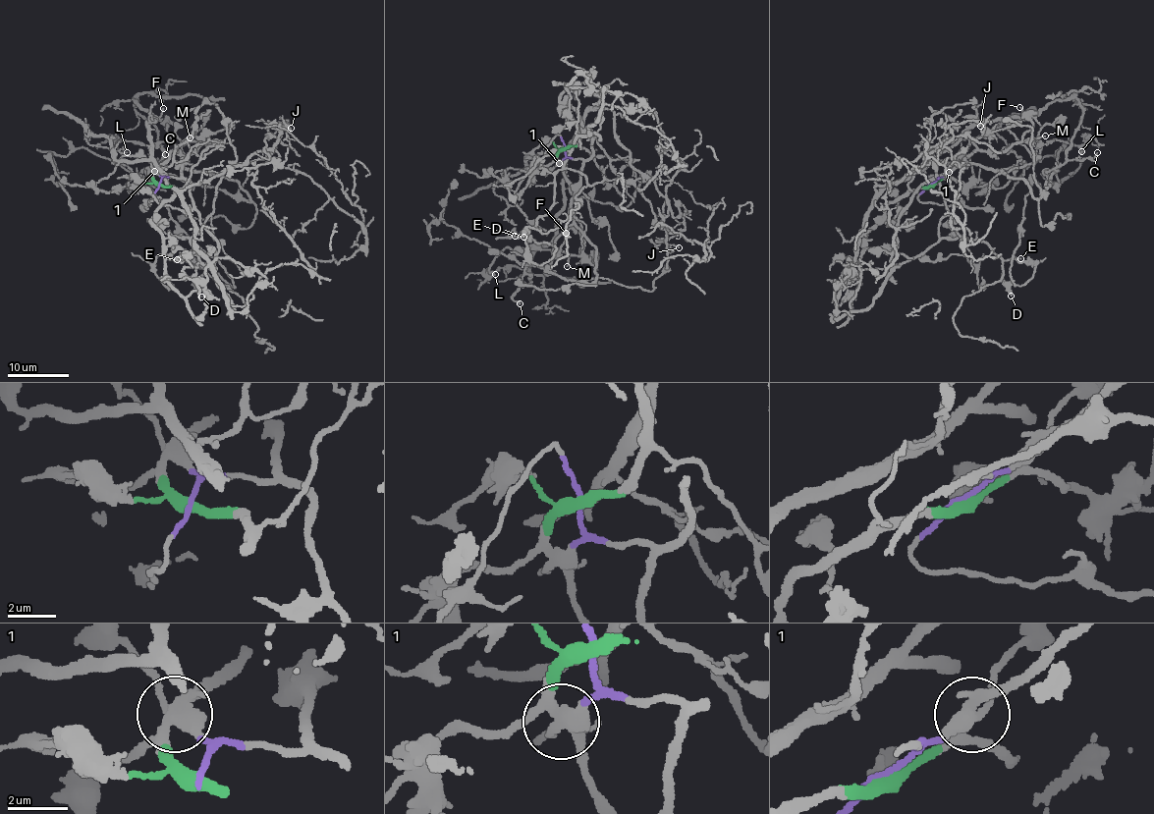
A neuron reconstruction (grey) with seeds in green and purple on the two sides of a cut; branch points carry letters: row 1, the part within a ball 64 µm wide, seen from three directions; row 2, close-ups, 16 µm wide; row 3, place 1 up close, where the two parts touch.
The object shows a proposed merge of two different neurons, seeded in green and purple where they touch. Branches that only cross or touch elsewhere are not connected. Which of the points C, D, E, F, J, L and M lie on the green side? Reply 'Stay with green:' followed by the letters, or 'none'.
Stay with green: C, F, J, L, M

